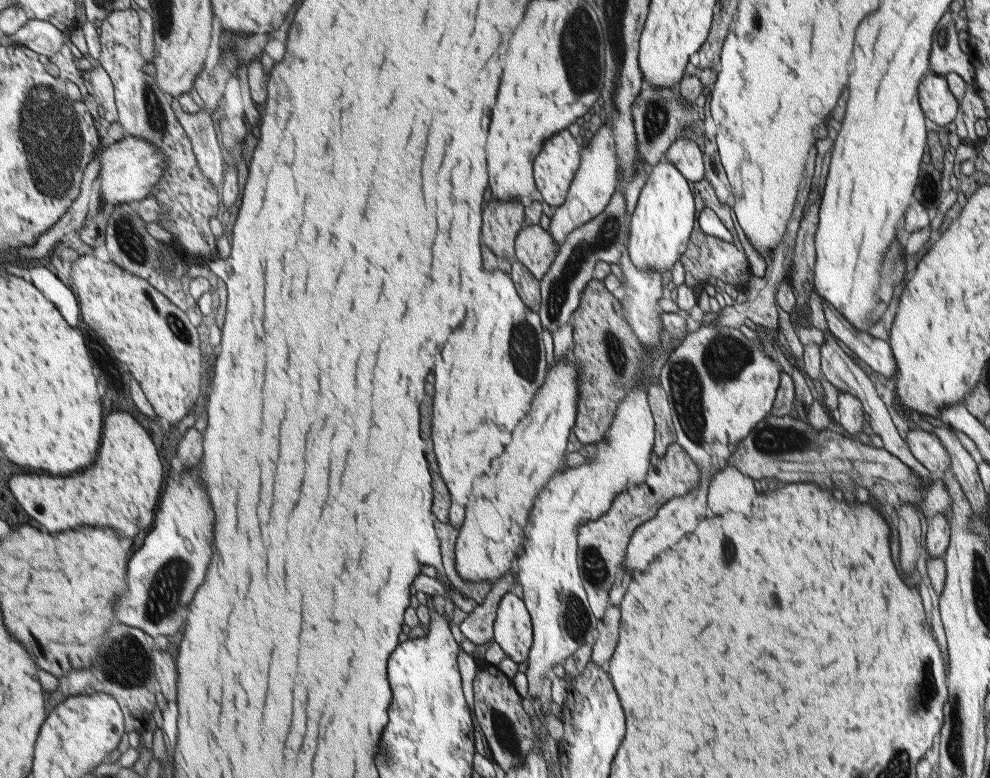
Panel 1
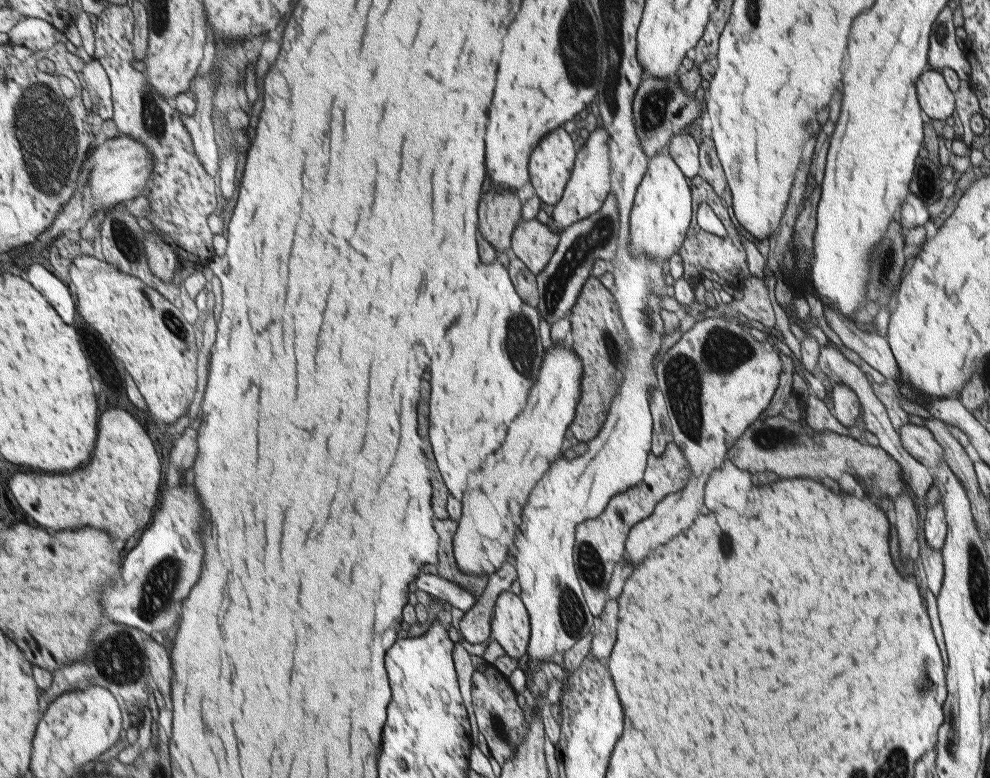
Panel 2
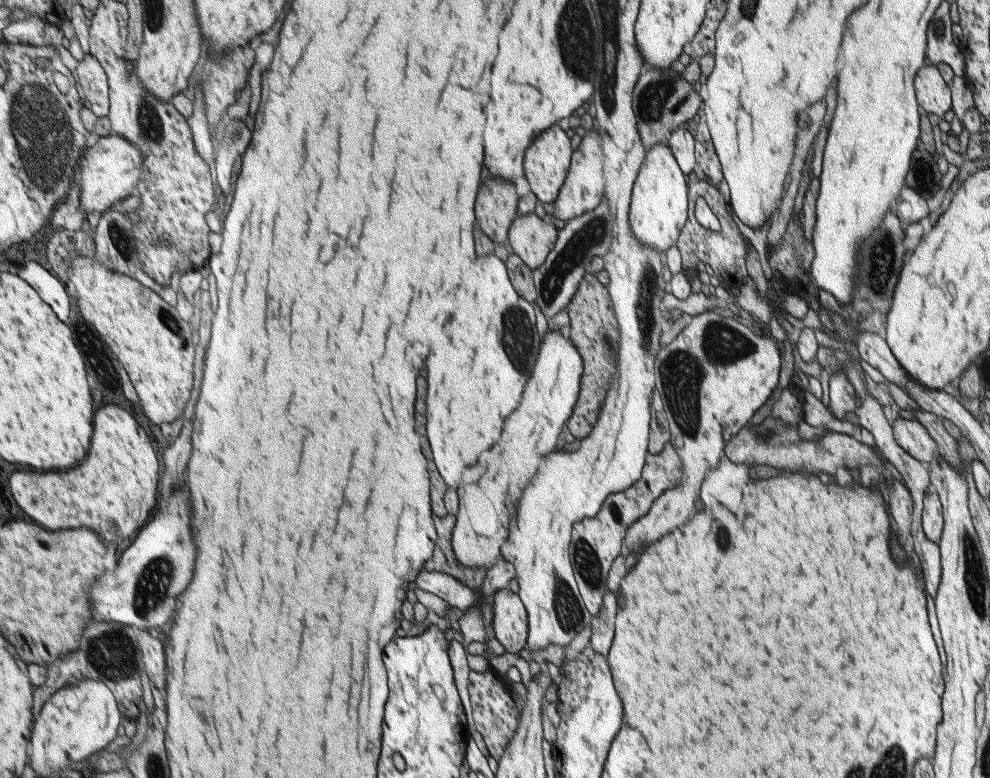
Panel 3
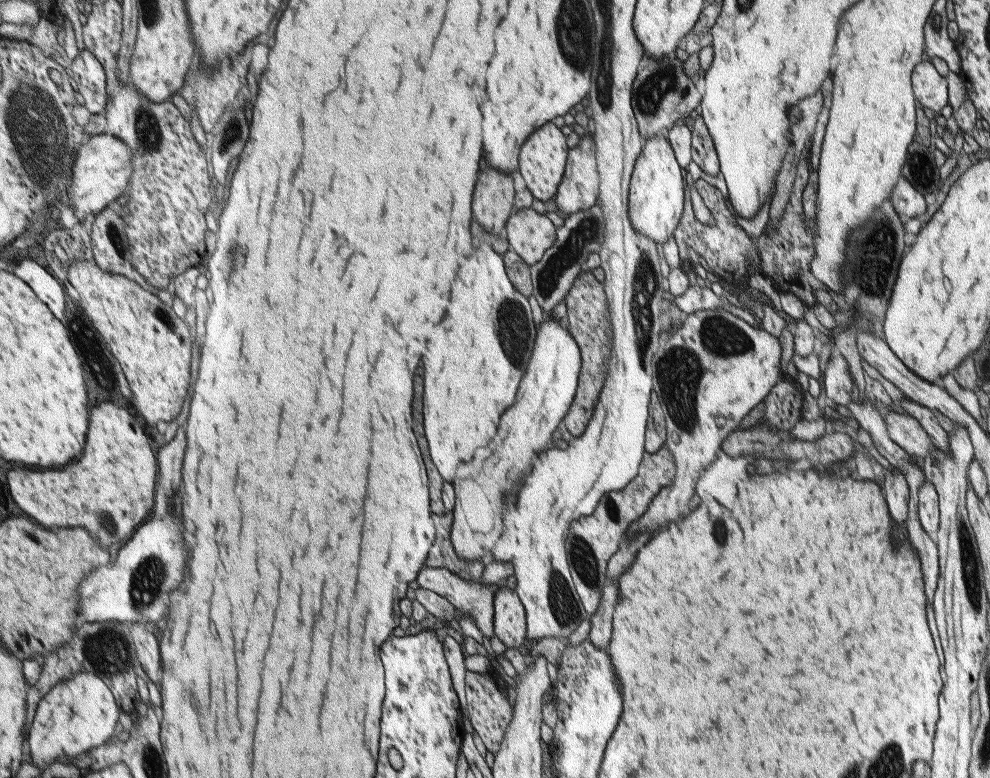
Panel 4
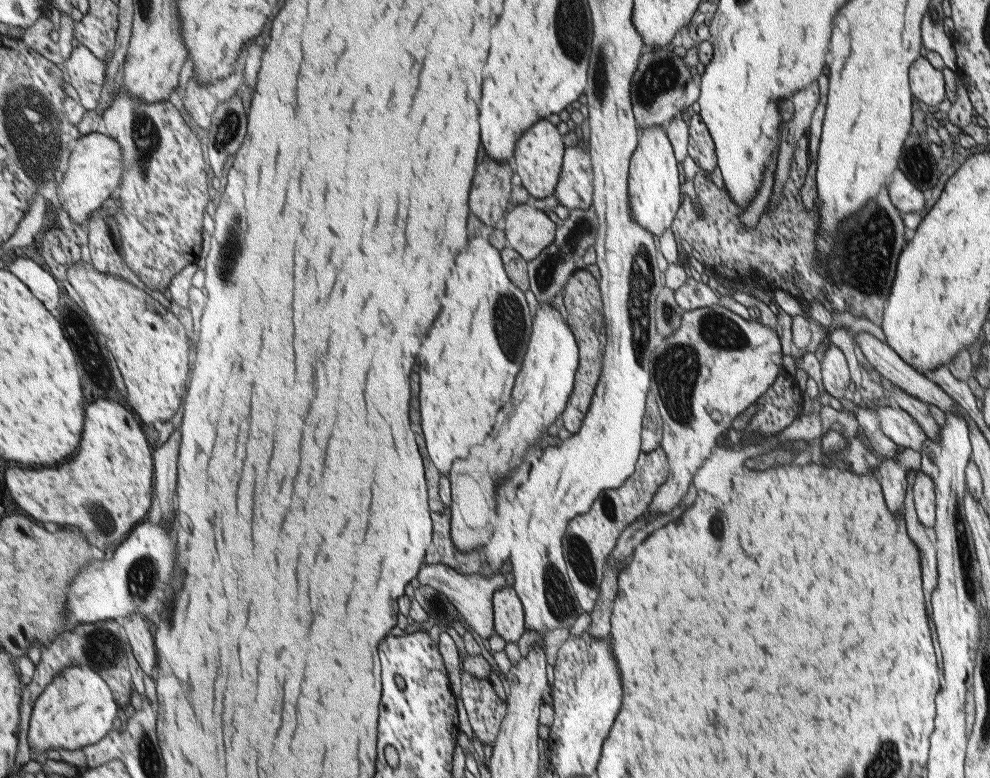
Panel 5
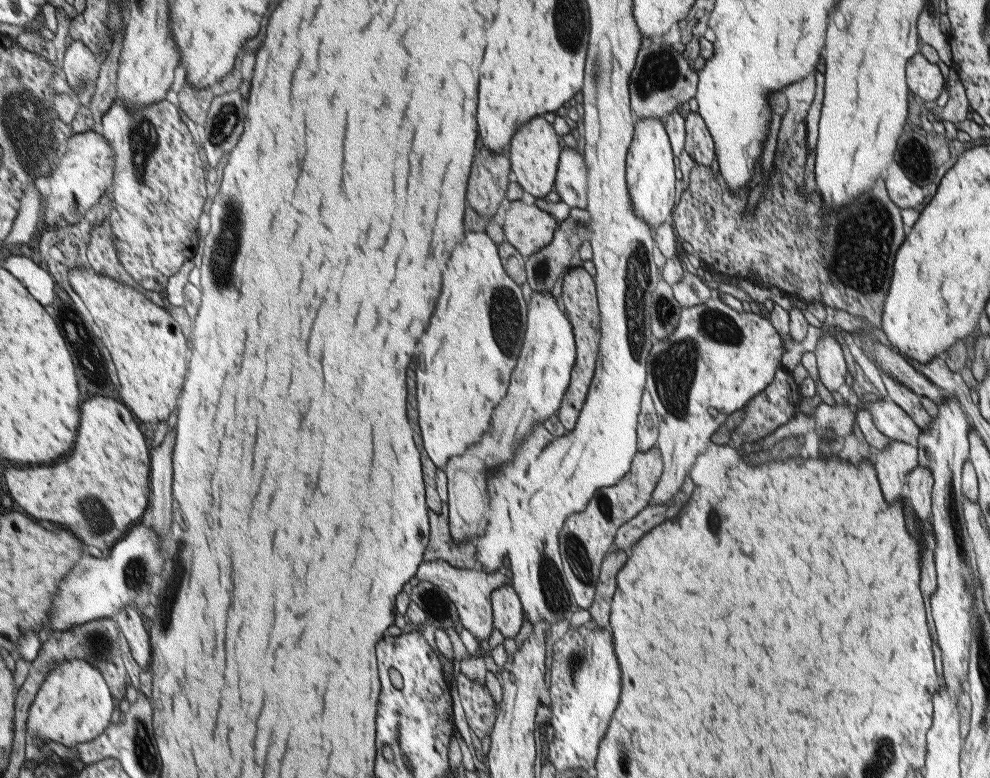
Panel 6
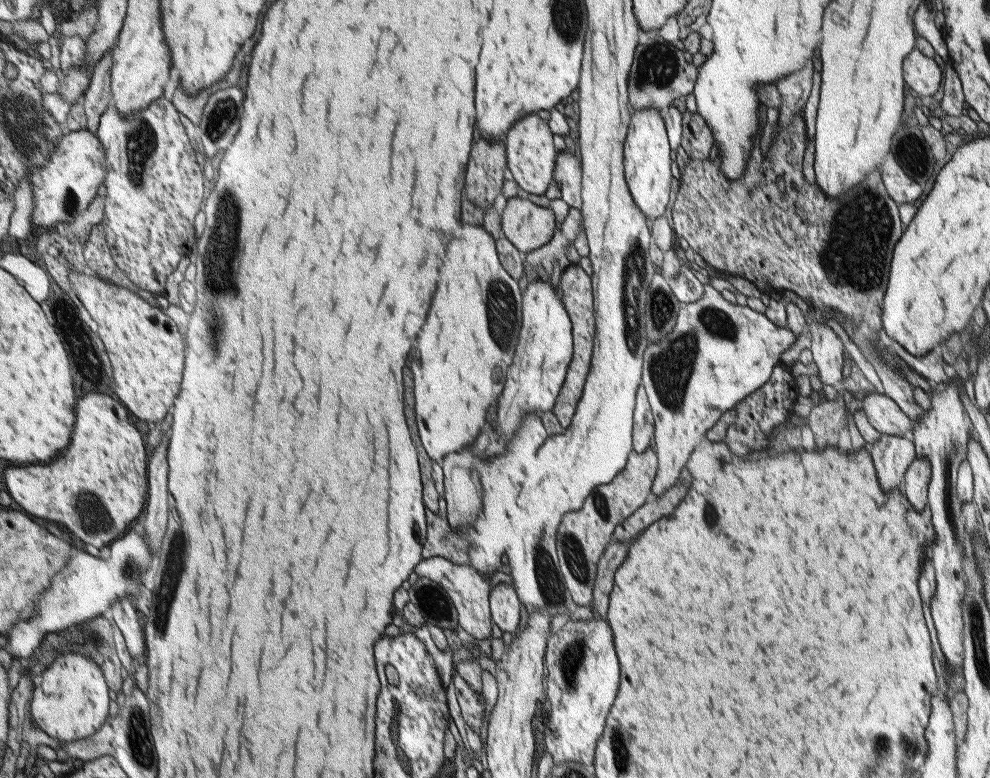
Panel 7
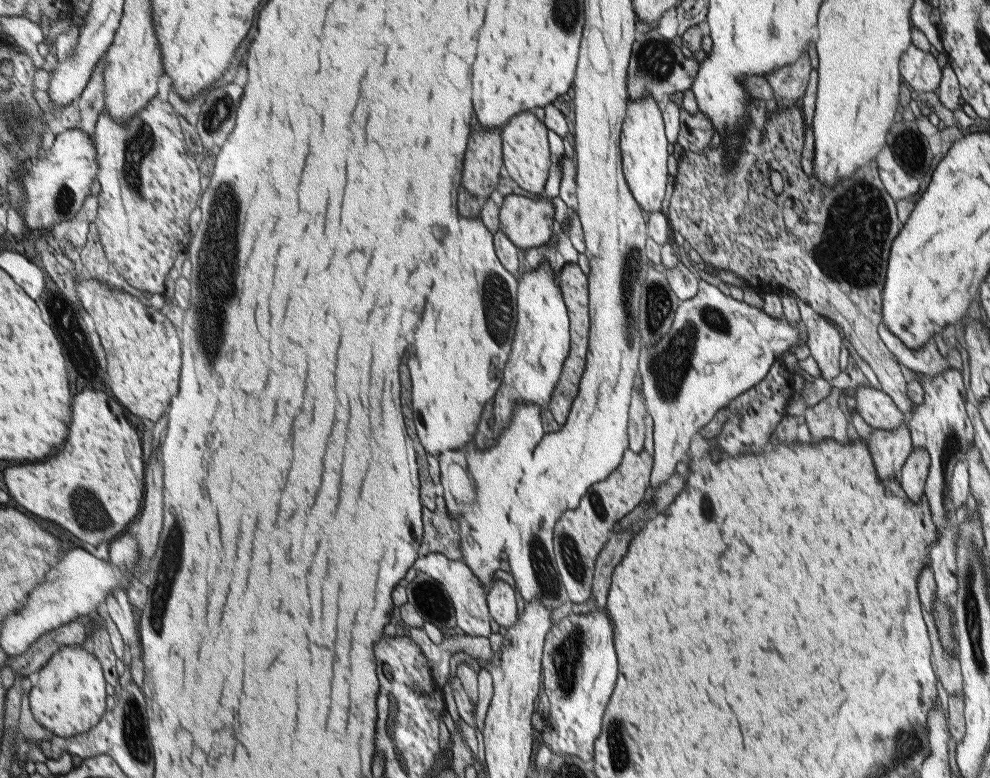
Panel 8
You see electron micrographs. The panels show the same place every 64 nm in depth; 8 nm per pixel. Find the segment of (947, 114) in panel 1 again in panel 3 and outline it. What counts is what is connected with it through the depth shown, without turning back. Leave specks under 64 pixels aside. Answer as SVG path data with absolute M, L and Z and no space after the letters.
M935 65L923 66L916 73L916 96L918 104L924 107L926 114L944 116L952 108L952 94L942 76L942 72Z

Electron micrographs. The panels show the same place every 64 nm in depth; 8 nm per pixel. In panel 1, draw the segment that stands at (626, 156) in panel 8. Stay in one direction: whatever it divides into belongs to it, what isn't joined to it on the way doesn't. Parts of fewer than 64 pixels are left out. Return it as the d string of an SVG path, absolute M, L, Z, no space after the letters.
M663 159L652 166L647 184L640 191L640 196L631 214L630 233L626 239L626 249L632 264L640 270L666 272L680 260L686 252L696 212L694 196L688 179L671 162Z

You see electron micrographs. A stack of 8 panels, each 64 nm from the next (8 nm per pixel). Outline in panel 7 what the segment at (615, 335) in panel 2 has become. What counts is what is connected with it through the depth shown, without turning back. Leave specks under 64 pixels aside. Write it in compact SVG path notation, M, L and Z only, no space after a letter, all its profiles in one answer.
M569 264L564 265L564 271L561 274L561 281L559 284L561 290L561 297L564 300L567 313L569 314L572 323L573 334L573 357L570 361L566 378L562 388L560 389L556 404L552 412L560 421L564 429L572 424L572 418L575 417L576 410L578 409L579 402L584 390L586 377L590 372L591 358L594 348L594 335L596 332L595 310L594 310L594 297L591 275L589 275L580 265Z

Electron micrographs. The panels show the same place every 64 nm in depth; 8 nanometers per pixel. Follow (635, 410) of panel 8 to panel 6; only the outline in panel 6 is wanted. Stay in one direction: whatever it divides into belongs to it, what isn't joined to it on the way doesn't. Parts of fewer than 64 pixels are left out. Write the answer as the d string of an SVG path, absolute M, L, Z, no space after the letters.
M645 388L642 393L640 414L638 415L638 427L636 427L638 452L647 452L655 448L658 441L659 424L660 418L658 418L652 394Z

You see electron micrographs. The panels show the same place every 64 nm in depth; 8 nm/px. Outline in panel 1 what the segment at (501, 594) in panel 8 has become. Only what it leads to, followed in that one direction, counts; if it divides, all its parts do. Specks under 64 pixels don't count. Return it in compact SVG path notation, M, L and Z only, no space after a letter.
M507 592L499 602L493 626L493 640L517 664L530 657L534 641L534 626L524 603Z

